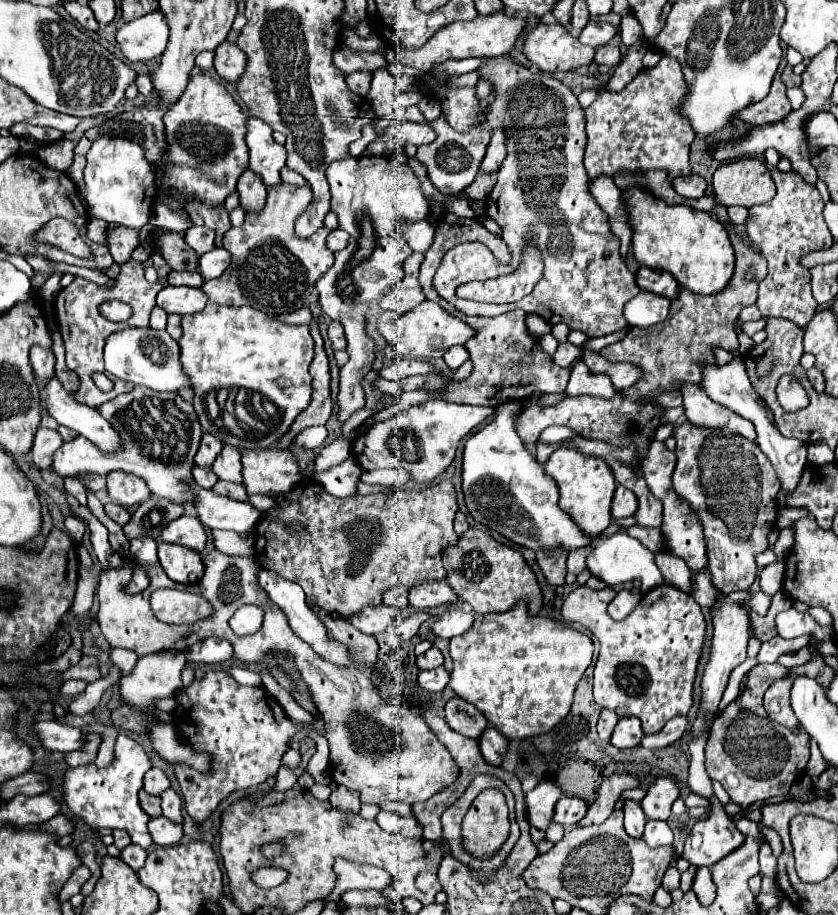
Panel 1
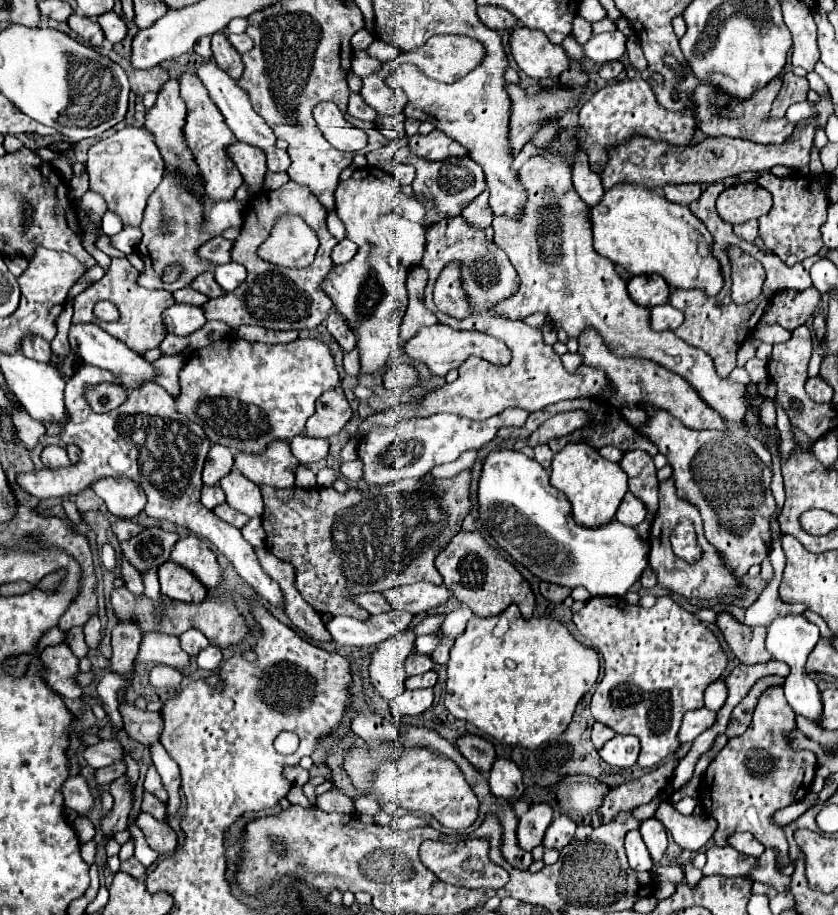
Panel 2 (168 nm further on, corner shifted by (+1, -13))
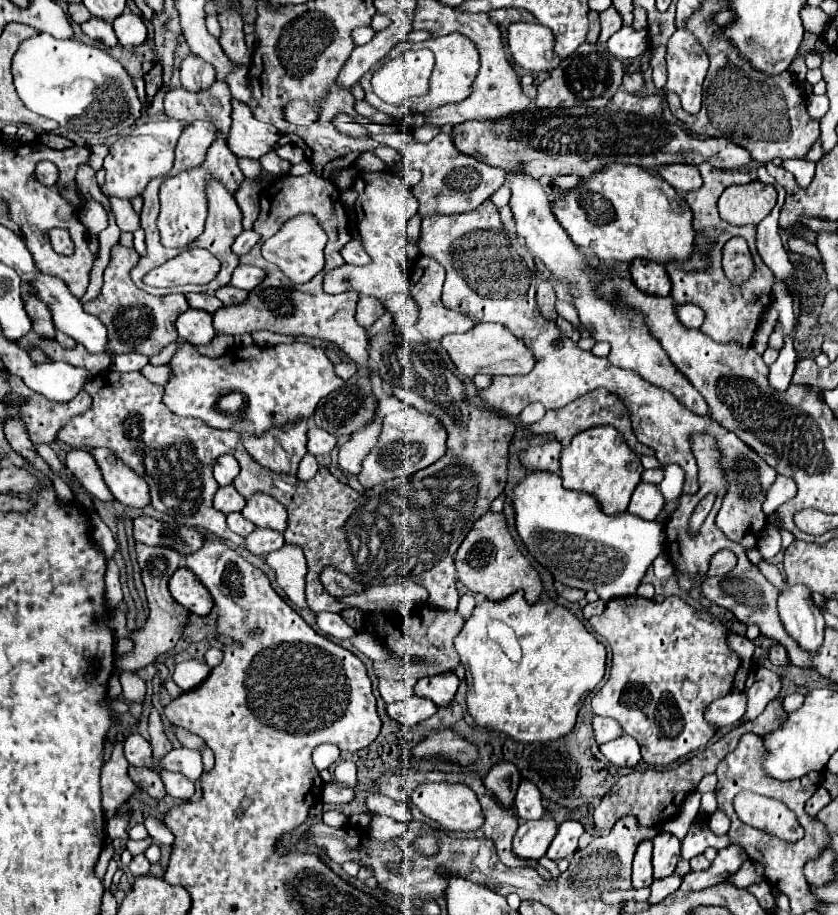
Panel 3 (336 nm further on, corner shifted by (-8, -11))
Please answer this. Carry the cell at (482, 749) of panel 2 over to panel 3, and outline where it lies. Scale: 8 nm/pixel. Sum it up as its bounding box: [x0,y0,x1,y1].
[483,762,521,806]

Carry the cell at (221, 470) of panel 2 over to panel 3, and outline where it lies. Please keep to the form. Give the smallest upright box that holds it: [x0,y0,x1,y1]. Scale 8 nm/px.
[213,452,239,486]

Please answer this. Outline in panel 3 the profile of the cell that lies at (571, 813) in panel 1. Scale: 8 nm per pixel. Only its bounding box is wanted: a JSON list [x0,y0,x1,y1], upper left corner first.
[547,820,583,860]

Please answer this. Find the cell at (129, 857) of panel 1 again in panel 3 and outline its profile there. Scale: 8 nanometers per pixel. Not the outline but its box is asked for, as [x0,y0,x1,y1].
[129,854,149,876]

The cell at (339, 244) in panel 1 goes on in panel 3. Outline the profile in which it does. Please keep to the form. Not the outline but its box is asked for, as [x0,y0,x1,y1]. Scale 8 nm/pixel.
[341,238,371,266]

